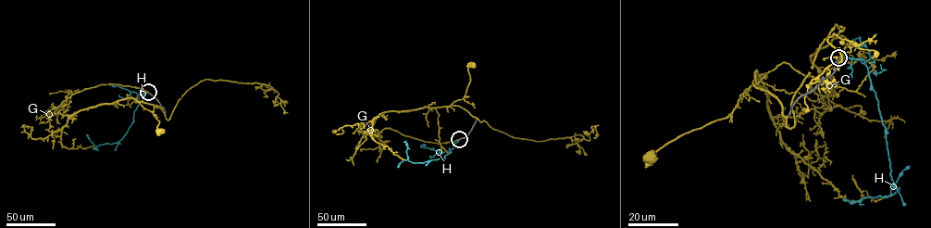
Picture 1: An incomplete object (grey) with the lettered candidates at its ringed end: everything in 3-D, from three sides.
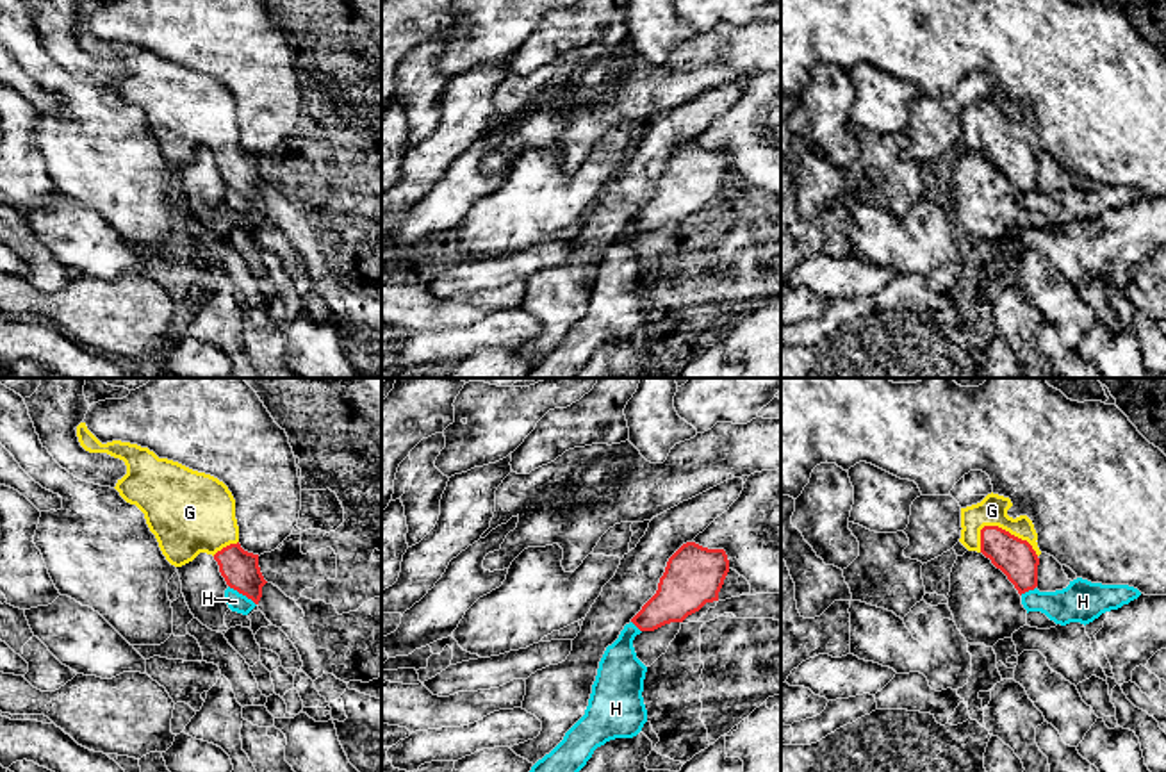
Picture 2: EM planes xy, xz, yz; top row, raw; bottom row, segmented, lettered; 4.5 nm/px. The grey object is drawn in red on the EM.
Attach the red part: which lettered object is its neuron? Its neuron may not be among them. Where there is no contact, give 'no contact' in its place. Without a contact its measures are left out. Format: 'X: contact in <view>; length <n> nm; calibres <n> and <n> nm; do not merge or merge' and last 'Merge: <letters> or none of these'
G: contact in yz; length 300 nm; calibres 170 and 140 nm; merge
H: contact in xy; length 160 nm; calibres 170 and 90 nm; do not merge
Merge: G

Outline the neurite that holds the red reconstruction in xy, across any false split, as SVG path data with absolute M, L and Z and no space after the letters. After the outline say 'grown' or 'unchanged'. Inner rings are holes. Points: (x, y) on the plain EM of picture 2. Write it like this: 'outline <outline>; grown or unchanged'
outline M86 23L77 27L77 37L86 52L107 53L125 62L127 75L114 89L144 114L171 166L182 168L200 153L212 155L226 185L259 205L267 182L260 173L259 155L239 144L235 100L223 82L159 59L137 45L102 45Z; grown

